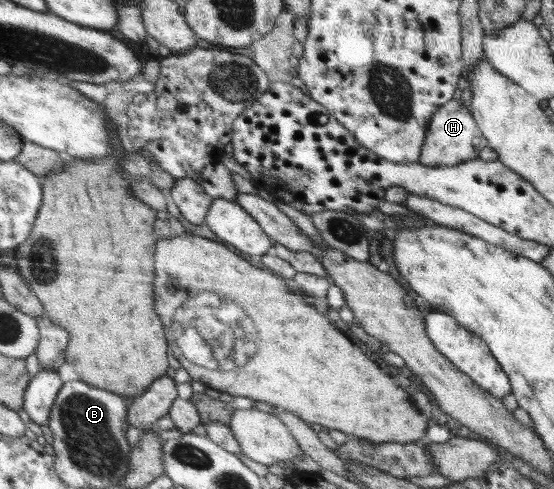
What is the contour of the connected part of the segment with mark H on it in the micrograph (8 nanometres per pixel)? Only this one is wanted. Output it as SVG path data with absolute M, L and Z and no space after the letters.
M454 99L440 106L432 115L421 148L421 158L418 161L431 167L454 166L465 163L468 159L479 158L478 154L482 152L482 148L486 148L486 138L471 108L462 101Z

